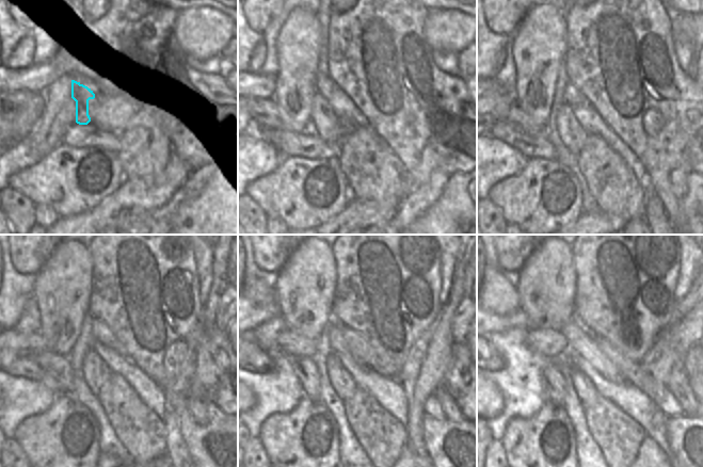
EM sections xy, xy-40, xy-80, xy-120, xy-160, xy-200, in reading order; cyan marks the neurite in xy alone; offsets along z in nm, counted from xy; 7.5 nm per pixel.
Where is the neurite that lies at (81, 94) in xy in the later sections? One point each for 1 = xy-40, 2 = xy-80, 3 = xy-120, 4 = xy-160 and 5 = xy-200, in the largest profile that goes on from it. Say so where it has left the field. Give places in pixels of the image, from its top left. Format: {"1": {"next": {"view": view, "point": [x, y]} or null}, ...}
{"1": {"next": {"view": "xy-40", "point": [329, 127]}}, "2": {"next": {"view": "xy-80", "point": [573, 135]}}, "3": {"next": {"view": "xy-120", "point": [96, 373]}}, "4": {"next": {"view": "xy-160", "point": [340, 380]}}, "5": {"next": {"view": "xy-200", "point": [585, 389]}}}

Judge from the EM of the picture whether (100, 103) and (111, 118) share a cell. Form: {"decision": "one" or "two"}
{"decision": "one"}

